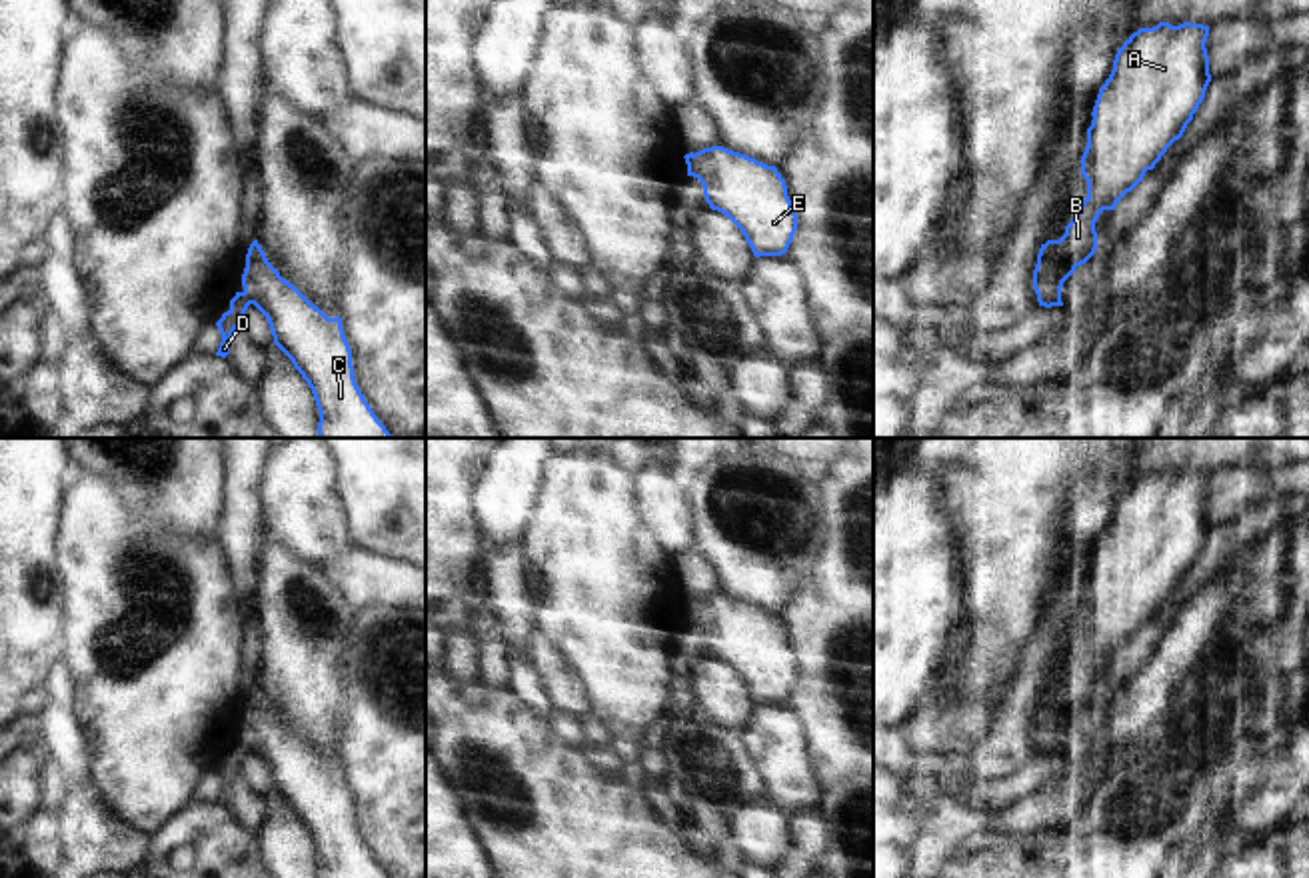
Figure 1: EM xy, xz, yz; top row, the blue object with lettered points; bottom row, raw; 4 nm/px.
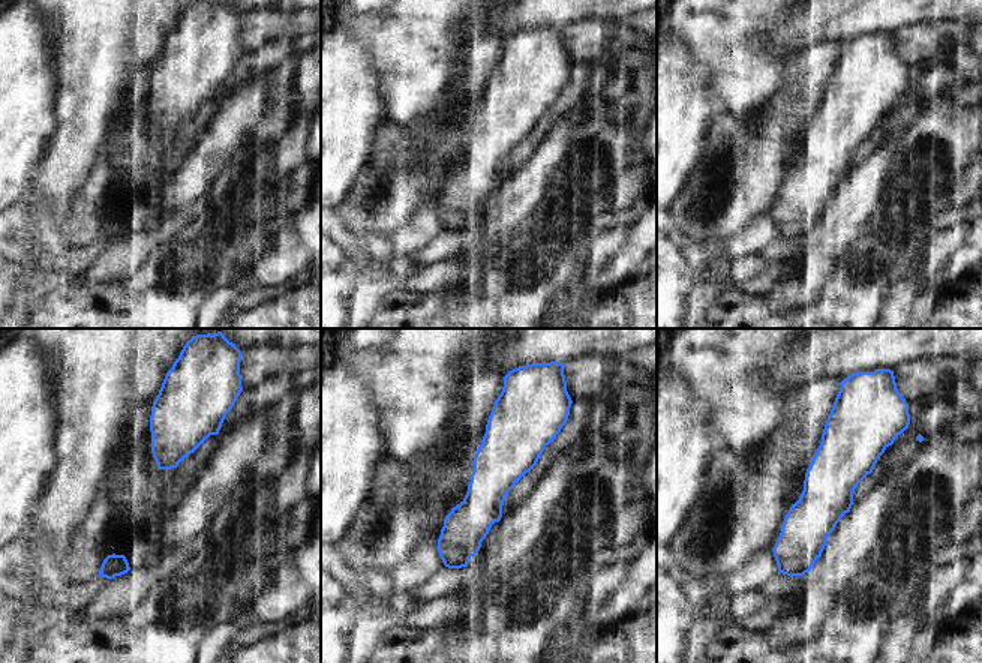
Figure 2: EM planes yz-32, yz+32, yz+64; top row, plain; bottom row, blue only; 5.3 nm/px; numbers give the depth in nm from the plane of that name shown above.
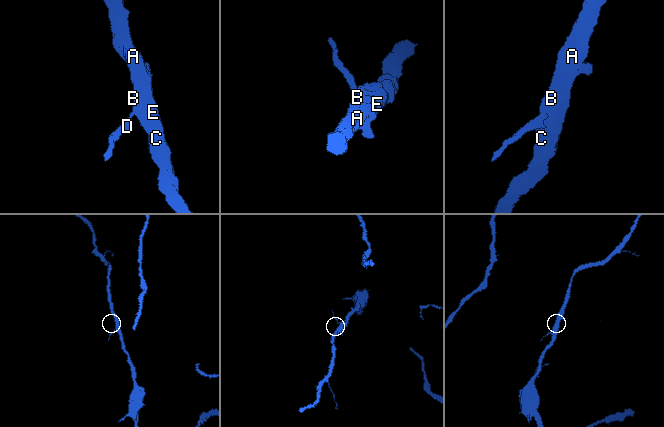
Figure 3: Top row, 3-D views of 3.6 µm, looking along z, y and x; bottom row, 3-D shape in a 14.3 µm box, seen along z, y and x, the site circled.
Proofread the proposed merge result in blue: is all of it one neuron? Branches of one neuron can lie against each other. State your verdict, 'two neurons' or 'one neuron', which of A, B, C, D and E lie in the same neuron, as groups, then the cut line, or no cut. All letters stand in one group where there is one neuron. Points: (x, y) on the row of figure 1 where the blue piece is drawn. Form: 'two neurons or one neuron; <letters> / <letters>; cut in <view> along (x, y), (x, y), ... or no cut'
one neuron; A B C D E; no cut

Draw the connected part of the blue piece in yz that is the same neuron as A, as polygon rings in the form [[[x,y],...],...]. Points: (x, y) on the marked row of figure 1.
[[[1159,22],[1139,28],[1117,50],[1113,70],[1099,88],[1093,120],[1087,128],[1087,146],[1081,156],[1081,174],[1087,180],[1087,198],[1065,226],[1059,240],[1041,244],[1033,270],[1033,290],[1039,306],[1063,306],[1063,282],[1097,250],[1095,222],[1103,210],[1115,210],[1117,202],[1153,170],[1167,148],[1179,140],[1193,120],[1211,82],[1207,42],[1209,26],[1183,22],[1171,26]]]

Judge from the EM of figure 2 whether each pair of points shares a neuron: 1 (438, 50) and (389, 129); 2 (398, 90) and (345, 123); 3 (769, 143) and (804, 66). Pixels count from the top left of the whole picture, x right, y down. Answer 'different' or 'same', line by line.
1: different
2: different
3: same

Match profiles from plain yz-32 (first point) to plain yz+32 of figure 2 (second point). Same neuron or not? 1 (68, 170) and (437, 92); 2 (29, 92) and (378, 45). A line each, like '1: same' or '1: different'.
1: same
2: different

